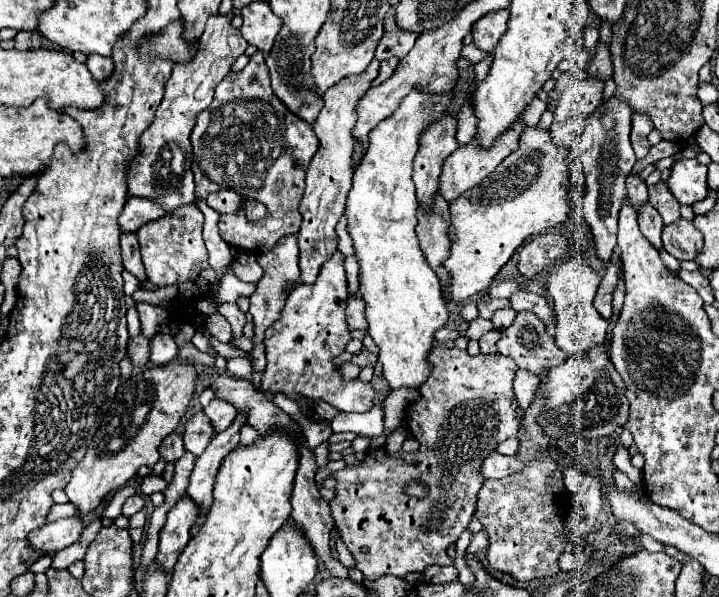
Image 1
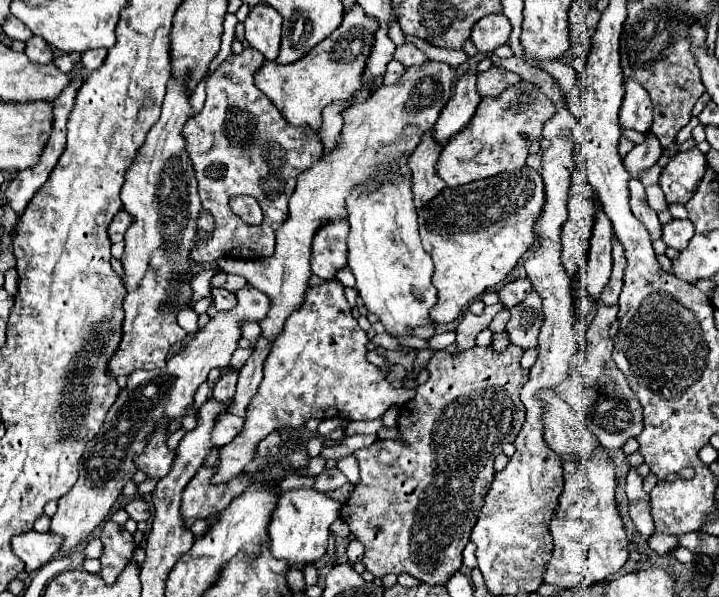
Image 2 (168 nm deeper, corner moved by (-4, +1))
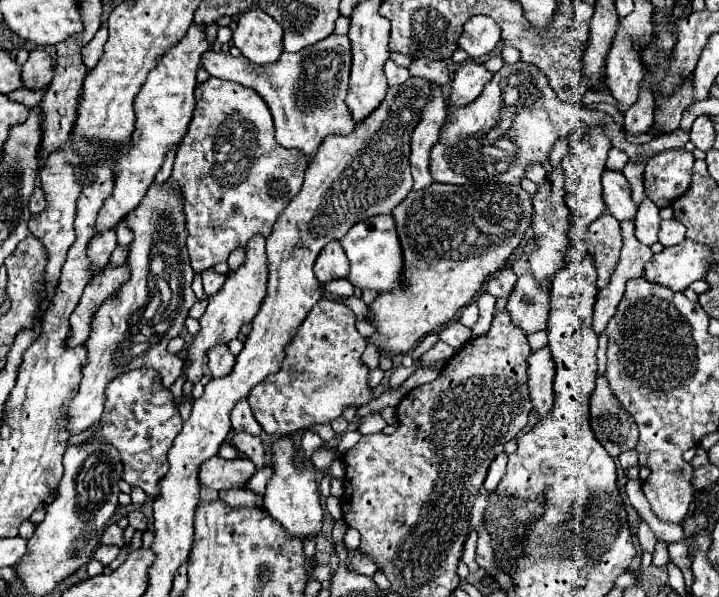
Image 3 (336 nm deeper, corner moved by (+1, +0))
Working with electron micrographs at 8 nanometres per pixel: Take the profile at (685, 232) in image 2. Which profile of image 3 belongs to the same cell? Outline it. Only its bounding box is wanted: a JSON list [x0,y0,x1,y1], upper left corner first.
[658,219,686,247]

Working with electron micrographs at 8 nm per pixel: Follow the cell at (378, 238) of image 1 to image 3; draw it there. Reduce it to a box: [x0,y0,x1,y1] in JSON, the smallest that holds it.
[340,213,404,293]

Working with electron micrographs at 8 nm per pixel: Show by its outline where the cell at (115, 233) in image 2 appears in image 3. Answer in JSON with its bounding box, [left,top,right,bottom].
[88,227,116,269]

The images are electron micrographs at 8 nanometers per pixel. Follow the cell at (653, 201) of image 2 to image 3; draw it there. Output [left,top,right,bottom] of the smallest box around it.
[636,197,660,245]

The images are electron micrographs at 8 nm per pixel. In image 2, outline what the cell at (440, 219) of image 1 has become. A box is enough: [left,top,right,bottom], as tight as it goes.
[409,130,447,206]

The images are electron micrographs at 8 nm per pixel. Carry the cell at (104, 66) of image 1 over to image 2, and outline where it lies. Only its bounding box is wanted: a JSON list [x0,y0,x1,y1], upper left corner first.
[81,48,107,72]

